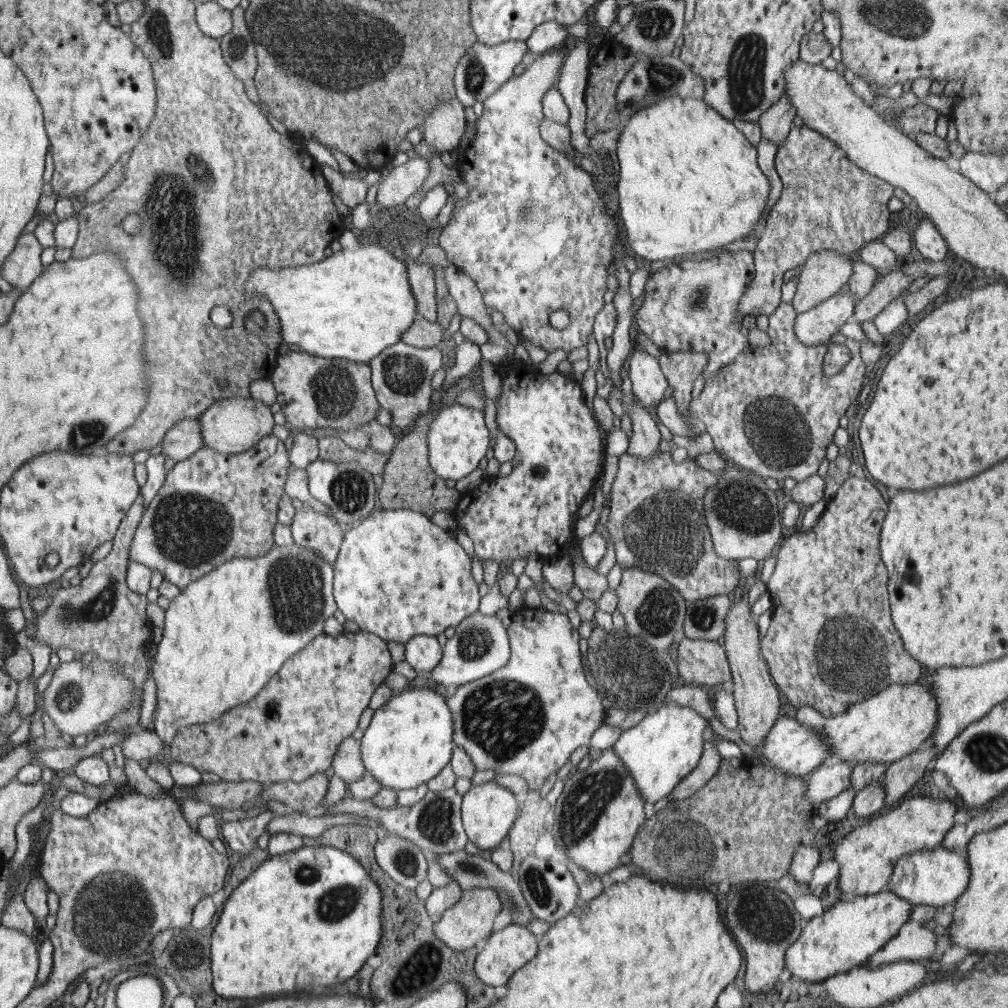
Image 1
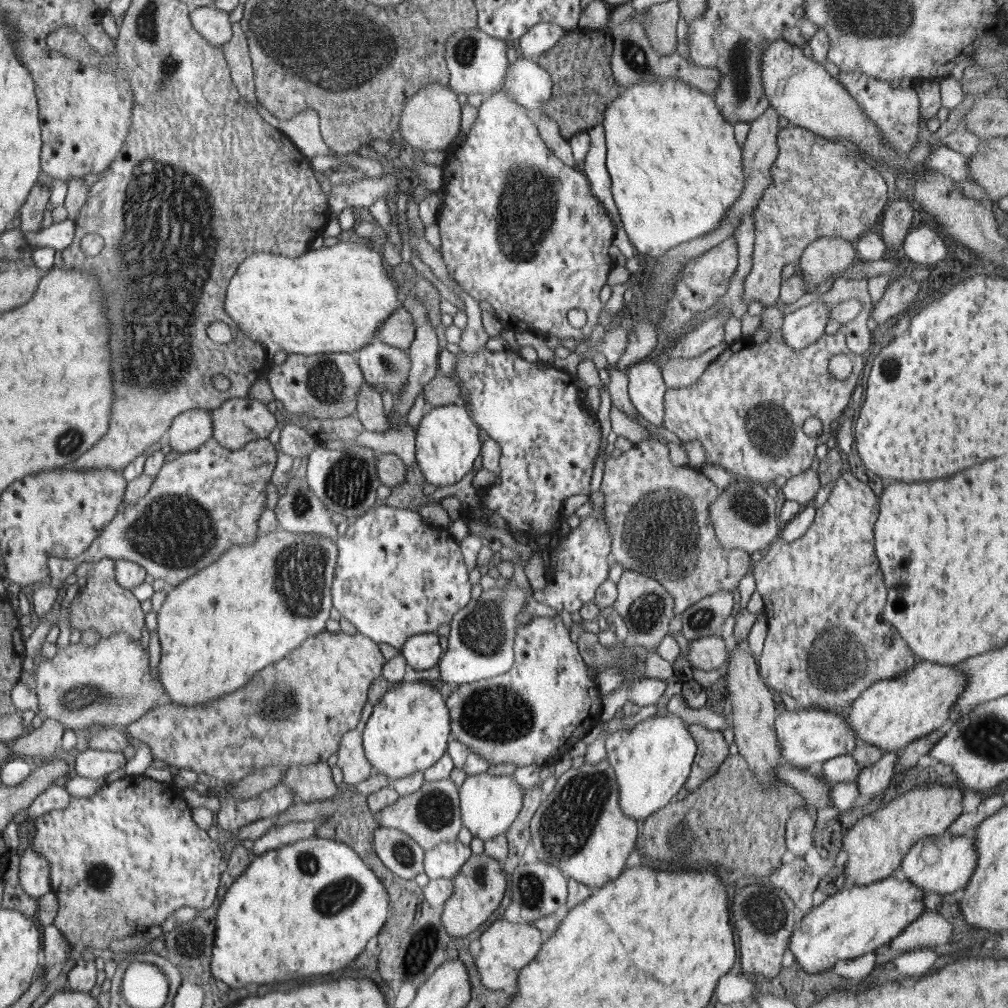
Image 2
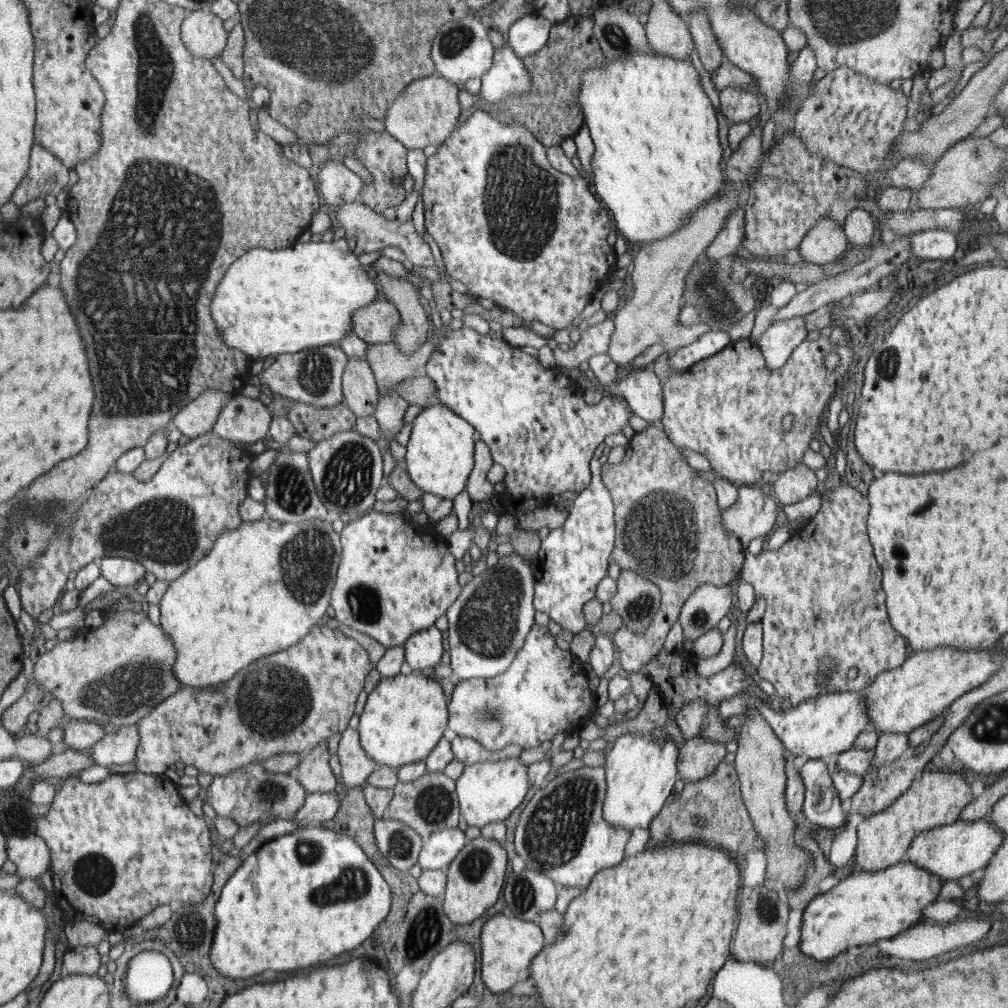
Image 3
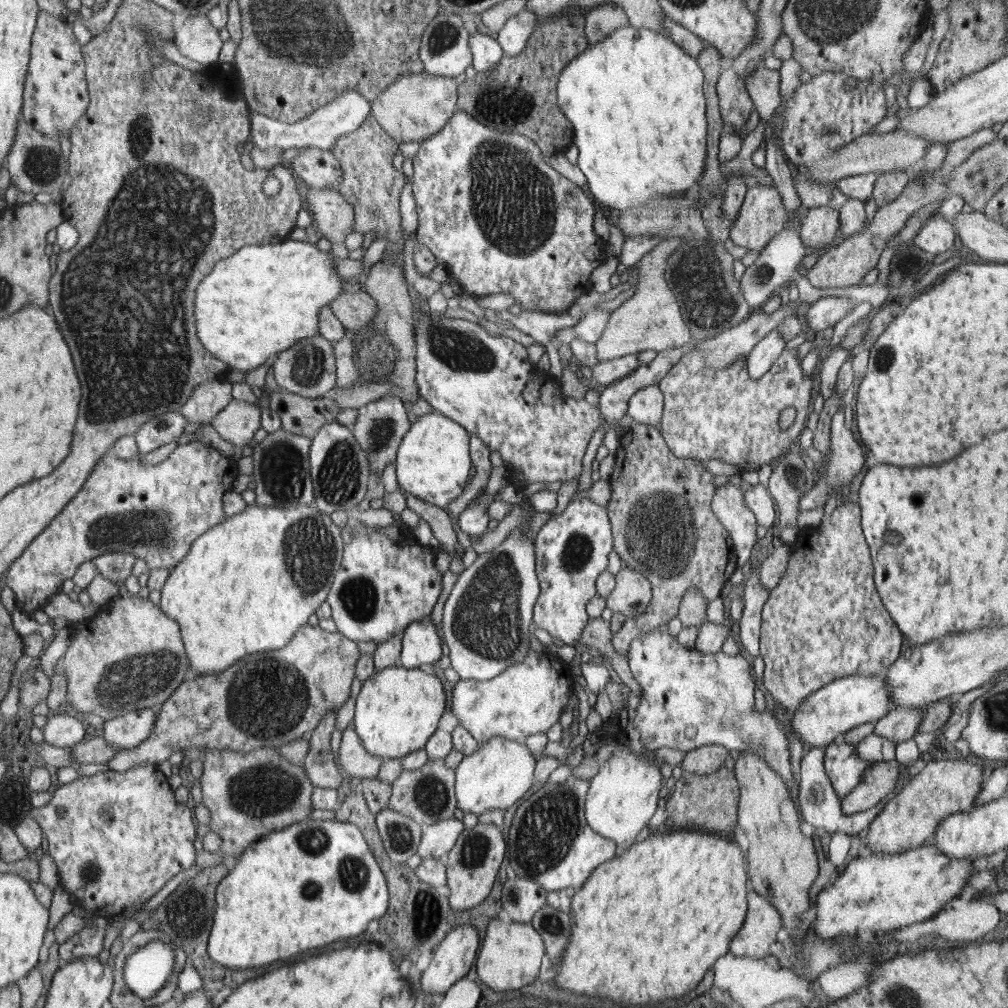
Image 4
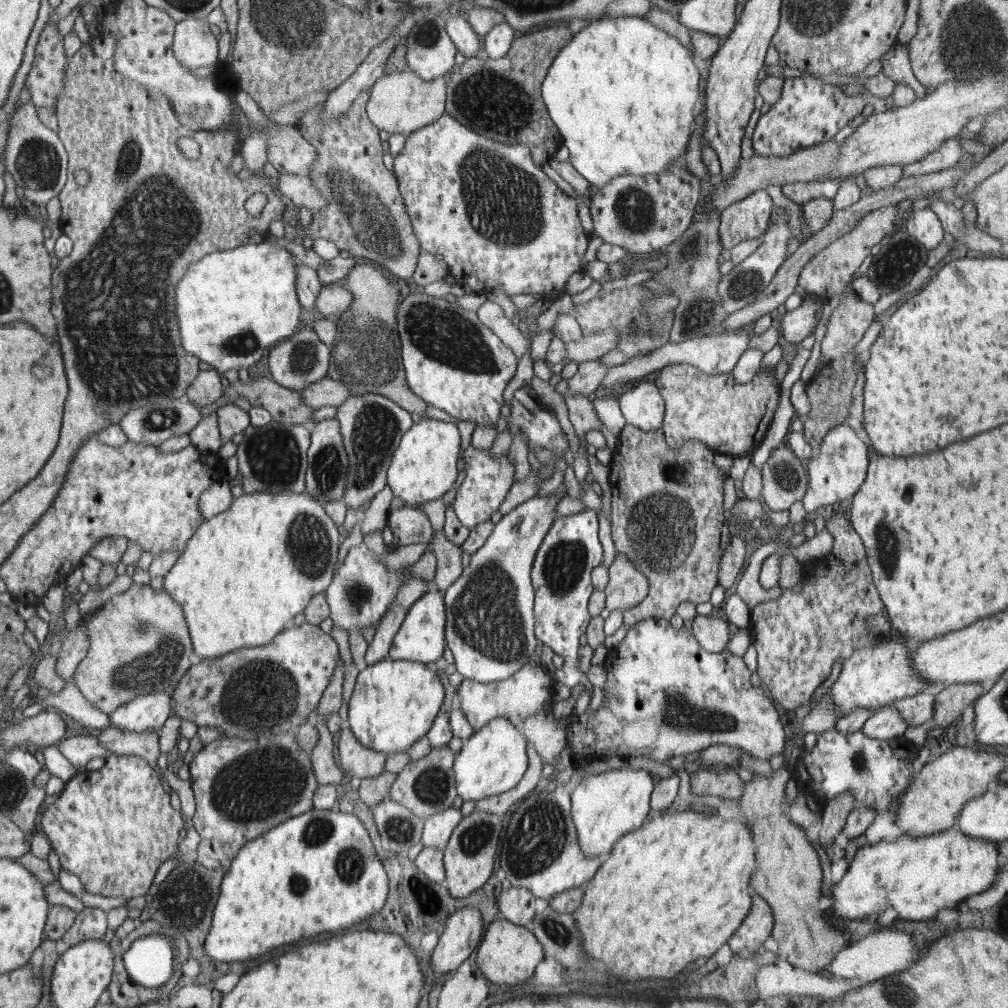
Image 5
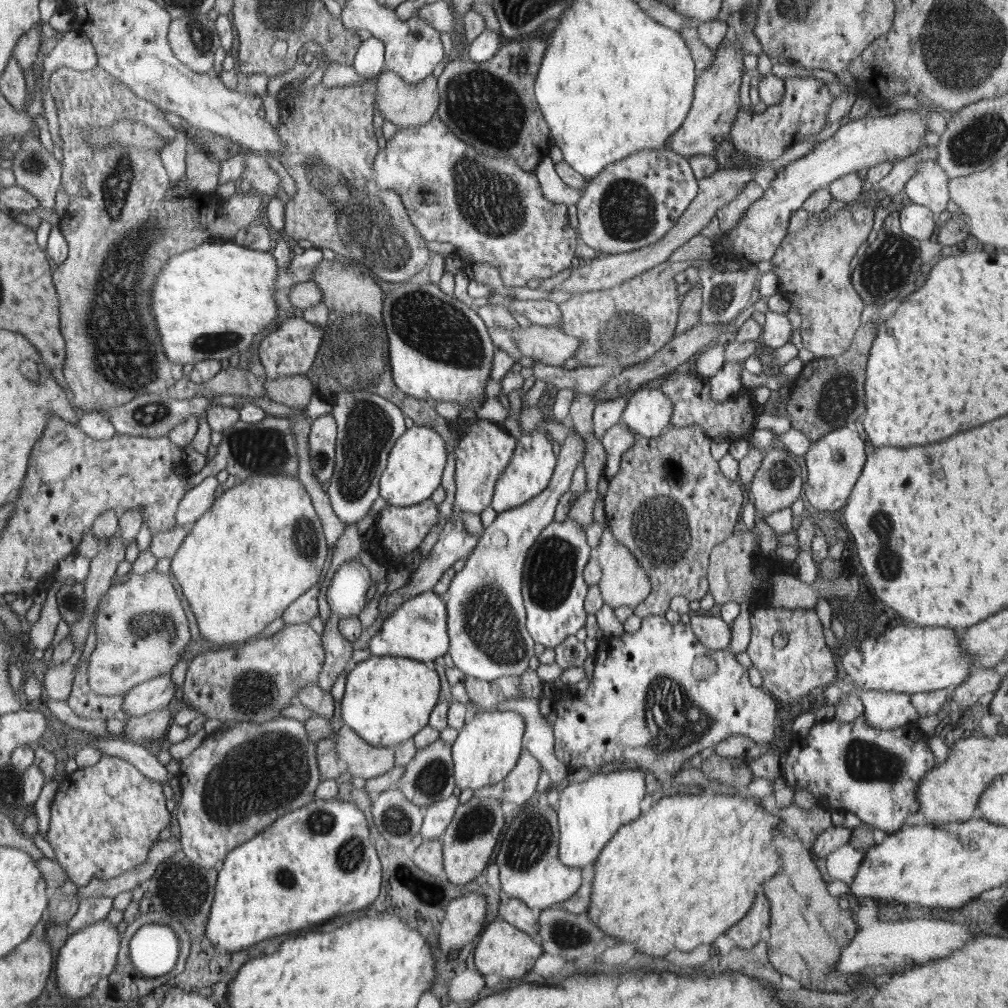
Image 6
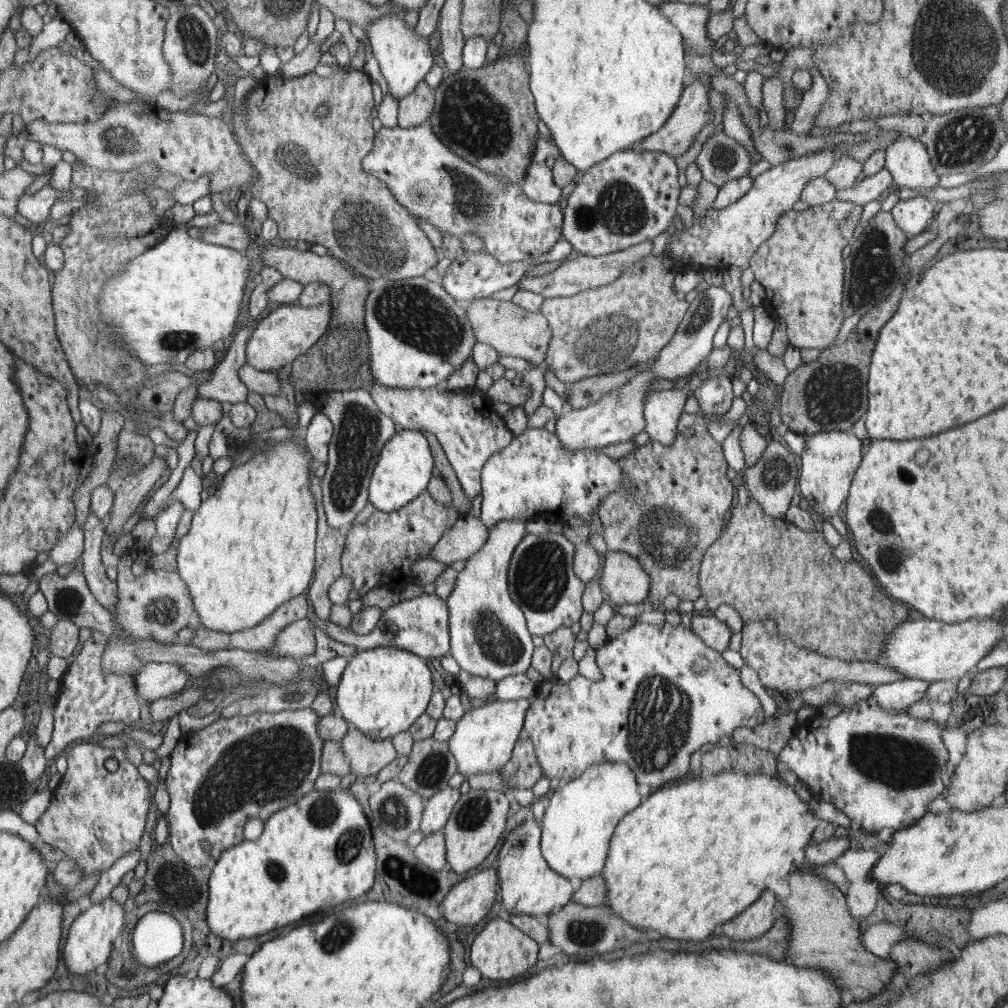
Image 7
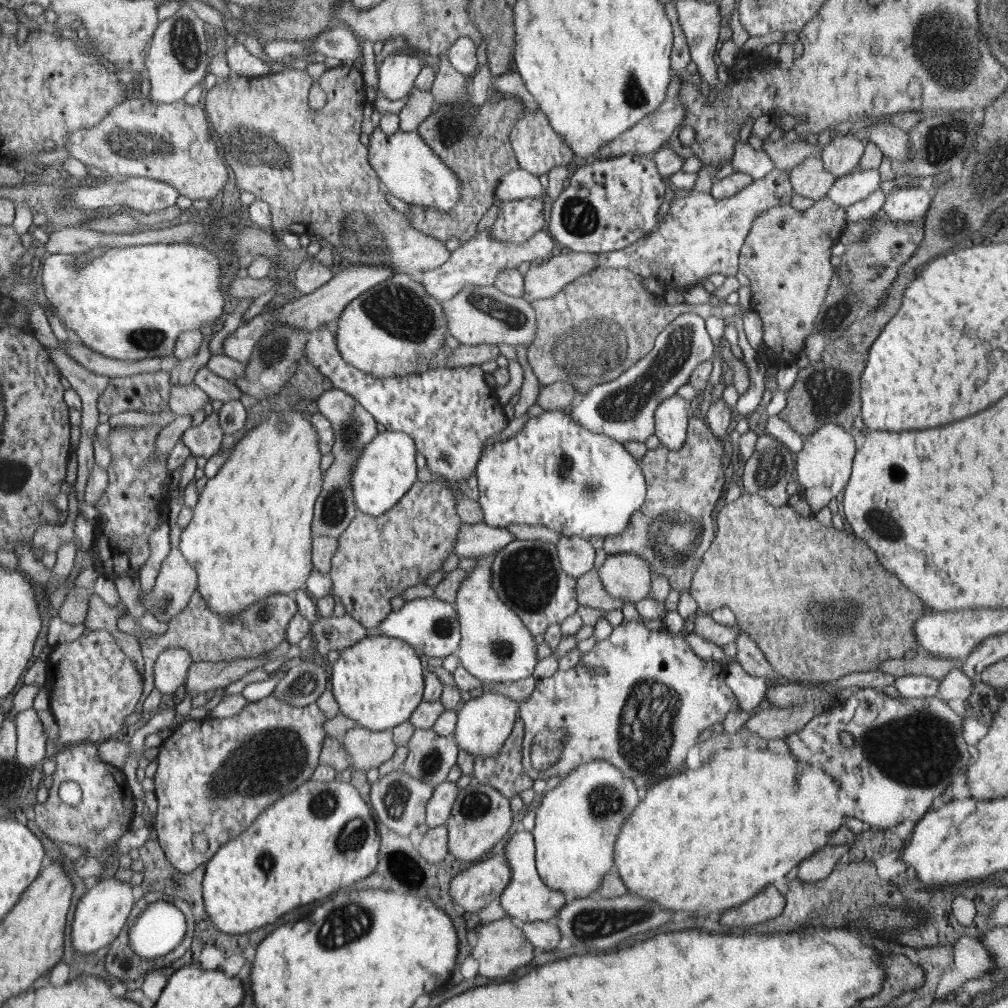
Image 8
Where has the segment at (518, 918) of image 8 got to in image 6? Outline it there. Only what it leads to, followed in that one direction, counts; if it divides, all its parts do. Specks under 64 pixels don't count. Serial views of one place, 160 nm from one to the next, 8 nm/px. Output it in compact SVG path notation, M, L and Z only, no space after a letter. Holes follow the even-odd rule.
M525 804L502 838L502 846L496 854L496 864L500 869L500 882L509 898L519 898L538 912L564 902L583 883L586 870L572 868L559 861L559 822L556 805Z

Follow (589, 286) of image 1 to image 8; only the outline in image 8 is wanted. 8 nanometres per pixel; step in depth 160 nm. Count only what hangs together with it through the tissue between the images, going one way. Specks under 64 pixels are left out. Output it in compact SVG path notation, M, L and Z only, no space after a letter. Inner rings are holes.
M376 127L368 135L370 167L377 171L386 192L406 202L411 207L422 206L448 211L454 208L461 197L461 182L455 172L427 146L416 131L395 131L386 135ZM541 198L496 199L494 204L498 206L499 215L489 227L489 235L498 242L505 240L522 244L547 225Z

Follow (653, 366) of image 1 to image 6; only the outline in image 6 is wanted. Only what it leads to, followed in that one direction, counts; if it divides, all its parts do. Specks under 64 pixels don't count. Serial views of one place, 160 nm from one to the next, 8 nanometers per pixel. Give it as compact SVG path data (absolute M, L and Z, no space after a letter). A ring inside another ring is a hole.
M641 387L629 394L621 417L632 432L643 437L656 438L660 433L664 433L665 428L671 424L672 409L672 401L660 389Z

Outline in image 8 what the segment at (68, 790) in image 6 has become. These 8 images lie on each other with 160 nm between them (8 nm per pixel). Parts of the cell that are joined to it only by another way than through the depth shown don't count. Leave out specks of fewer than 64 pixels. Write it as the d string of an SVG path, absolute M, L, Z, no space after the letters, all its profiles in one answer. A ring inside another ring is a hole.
M86 742L59 750L55 755L56 771L48 777L49 797L44 803L36 803L32 822L58 844L74 844L86 851L86 855L101 856L102 851L119 841L128 829L134 814L134 798L126 784L121 769L104 762L98 756L99 744ZM72 781L82 788L82 802L76 806L64 804L58 796L61 782Z

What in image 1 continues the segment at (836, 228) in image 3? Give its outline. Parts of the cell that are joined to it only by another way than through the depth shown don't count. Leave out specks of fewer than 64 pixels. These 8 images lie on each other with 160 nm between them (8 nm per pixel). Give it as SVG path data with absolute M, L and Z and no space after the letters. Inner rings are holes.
M823 249L816 250L797 271L799 282L797 292L791 301L797 313L806 312L820 302L840 293L840 288L849 282L852 274L853 257L846 254L838 254L835 250Z

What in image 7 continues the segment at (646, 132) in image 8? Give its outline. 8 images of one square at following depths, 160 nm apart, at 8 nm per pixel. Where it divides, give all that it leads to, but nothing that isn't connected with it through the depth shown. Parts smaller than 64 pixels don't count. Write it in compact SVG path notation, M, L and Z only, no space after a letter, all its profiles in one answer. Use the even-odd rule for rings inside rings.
M695 81L687 88L683 88L678 106L670 115L666 124L658 132L643 138L643 141L635 148L668 154L674 158L680 158L683 154L686 154L692 146L692 142L695 141L694 138L700 134L700 130L704 128L705 124L708 124L709 120L714 118L712 112L710 112L710 101L708 101L708 91L710 91L711 86L710 83L705 86L700 81Z

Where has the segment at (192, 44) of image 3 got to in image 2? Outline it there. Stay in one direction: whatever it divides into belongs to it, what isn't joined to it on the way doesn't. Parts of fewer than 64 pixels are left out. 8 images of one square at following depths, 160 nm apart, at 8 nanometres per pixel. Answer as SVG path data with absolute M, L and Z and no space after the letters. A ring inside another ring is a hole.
M200 7L192 13L193 28L206 38L206 42L214 46L224 46L232 36L233 28L230 28L228 13L219 10L218 7Z

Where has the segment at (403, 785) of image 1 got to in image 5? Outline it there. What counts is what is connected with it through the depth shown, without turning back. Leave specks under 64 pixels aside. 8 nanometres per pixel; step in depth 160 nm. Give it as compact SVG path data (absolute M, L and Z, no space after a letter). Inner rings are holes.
M390 658L367 665L356 678L355 687L350 698L348 722L354 736L366 748L375 751L394 753L402 752L412 746L432 728L435 718L442 708L444 686L437 673L430 671L426 664L412 661L397 661Z

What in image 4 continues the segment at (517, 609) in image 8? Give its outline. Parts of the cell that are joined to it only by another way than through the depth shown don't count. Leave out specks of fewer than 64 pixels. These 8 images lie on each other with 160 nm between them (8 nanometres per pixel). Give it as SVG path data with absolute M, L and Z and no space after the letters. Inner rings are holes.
M586 498L568 504L559 516L554 516L538 532L535 539L535 568L539 580L539 597L533 606L533 622L538 628L546 630L552 638L576 647L590 618L586 610L587 602L597 595L596 581L607 570L608 556L613 551L612 526L607 508L602 508Z

